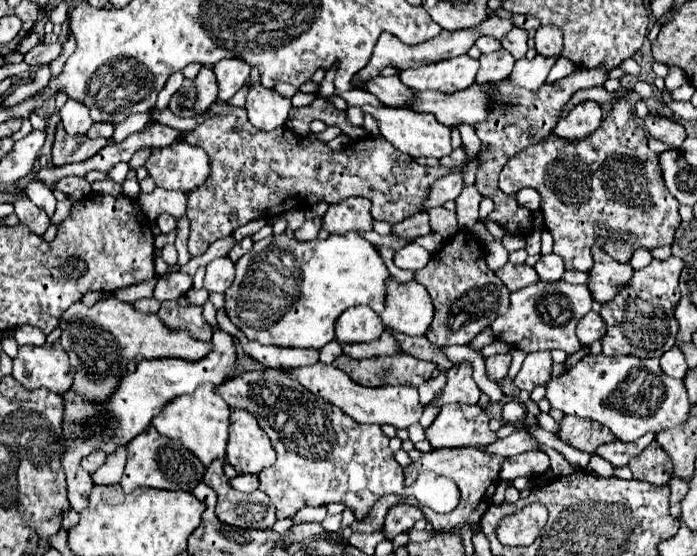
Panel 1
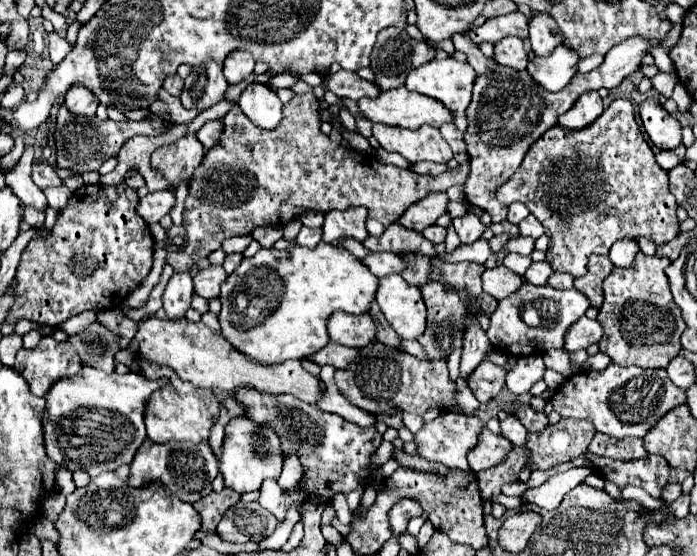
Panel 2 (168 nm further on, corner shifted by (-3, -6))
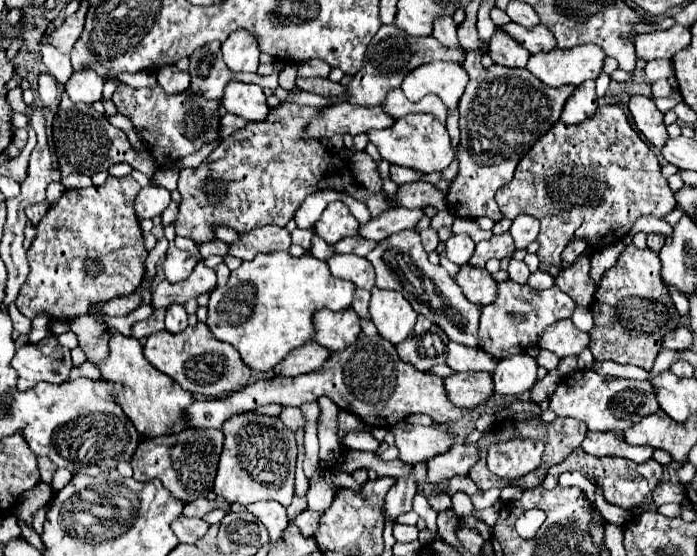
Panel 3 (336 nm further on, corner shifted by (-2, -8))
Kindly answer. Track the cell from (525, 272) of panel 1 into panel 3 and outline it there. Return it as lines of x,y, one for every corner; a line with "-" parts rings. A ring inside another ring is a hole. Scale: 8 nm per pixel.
463,265
459,275
455,277
457,285
461,287
463,295
471,303
493,303
497,295
497,281
487,269
477,269
471,265

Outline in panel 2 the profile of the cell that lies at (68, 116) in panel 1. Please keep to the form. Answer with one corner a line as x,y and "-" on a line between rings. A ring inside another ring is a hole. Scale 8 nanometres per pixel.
74,83
70,91
66,91
66,107
74,115
84,115
84,117
94,117
96,107
98,107
98,97
86,89
82,83

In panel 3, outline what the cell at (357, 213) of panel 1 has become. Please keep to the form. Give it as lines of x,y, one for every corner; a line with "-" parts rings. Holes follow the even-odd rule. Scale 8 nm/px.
333,201
327,205
327,209
323,211
321,219
315,223
313,229
329,245
335,245
339,239
359,235
359,221
351,215
345,203

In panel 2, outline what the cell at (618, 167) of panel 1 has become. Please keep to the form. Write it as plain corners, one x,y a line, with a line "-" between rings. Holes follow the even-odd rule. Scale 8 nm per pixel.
616,99
616,101
612,101
612,103
608,105
608,109
604,109
604,113
602,113
592,125
588,125
588,127
584,127
584,129
572,131
572,129
562,129
560,125
554,125
552,129
548,129
548,131
528,149
528,153
526,153
522,165
520,165
518,171
510,177
510,181
506,181
504,185
498,187
496,197
498,197
498,201
504,203
504,205
510,205
512,201
520,201
520,203
524,203
524,205
530,209
530,213
544,225
546,235
548,235
548,239
550,239
550,247
548,247
548,251
546,251
546,261
552,265
554,271
558,271
558,273
568,273
568,275
572,275
572,277
580,277
580,275
586,273
586,263
588,263
588,257
590,257
592,253
608,255
610,247
612,247
616,241
620,241
620,239
638,239
638,237
646,235
646,237
650,237
656,245
660,245
660,243
672,241
672,239
678,235
678,219
676,219
676,209
678,209
678,205
676,205
674,195
668,191
668,173
656,163
650,145
644,141
644,137
642,137
642,133
640,133
640,129
638,129
638,123
636,123
636,119
634,119
634,107
632,107
632,103
630,103
628,99

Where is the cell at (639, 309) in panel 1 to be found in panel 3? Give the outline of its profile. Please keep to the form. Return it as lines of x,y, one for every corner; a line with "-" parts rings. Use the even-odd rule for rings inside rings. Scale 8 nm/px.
627,245
617,263
607,269
597,287
595,303
591,305
595,325
589,331
589,349
595,361
615,361
621,365
637,365
647,371
663,347
663,335
675,331
679,325
679,313
671,301
669,289
661,281
661,261
651,249
637,249

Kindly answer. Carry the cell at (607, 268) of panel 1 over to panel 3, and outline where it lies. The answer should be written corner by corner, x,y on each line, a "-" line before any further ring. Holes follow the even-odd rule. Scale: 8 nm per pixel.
581,255
571,267
563,269
559,277
555,279
557,287
565,291
567,295
571,295
583,307
591,307
591,303
595,301
595,291
597,291
597,285
591,279
589,271
591,271
591,261
589,257

